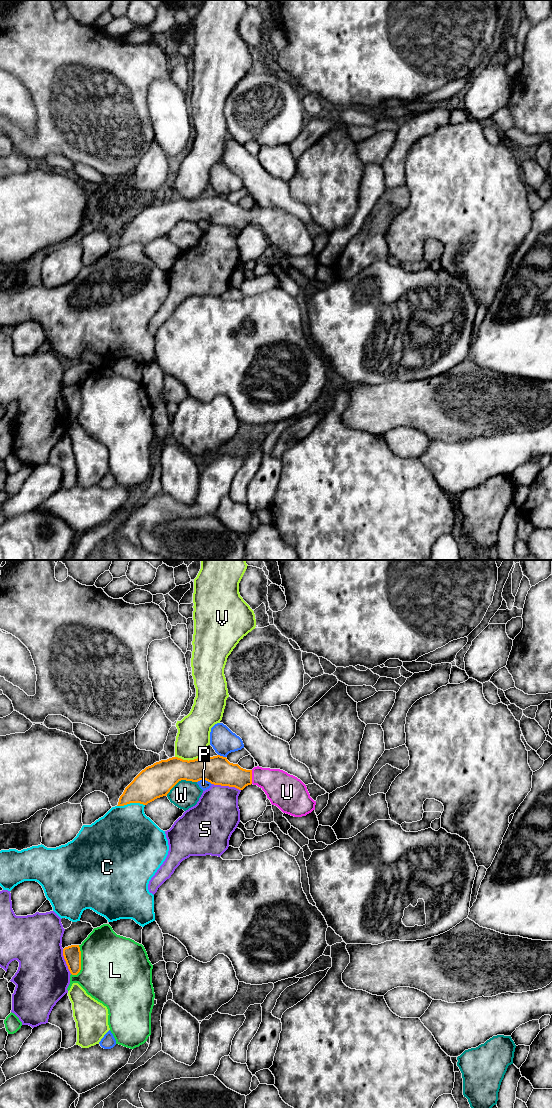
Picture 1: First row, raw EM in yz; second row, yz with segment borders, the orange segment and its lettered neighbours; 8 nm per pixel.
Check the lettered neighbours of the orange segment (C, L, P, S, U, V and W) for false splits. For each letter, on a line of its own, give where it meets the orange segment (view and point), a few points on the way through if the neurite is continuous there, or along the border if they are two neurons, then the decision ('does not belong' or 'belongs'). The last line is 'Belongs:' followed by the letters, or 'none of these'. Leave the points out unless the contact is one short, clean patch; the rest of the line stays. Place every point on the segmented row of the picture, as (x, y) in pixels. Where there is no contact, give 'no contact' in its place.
C: meets orange in yz at (130, 802); does not belong
L: meets orange in yz at (80, 962); does not belong
P: meets orange in yz at (204, 779); does not belong
S: meets orange in yz at (226, 785); does not belong
U: meets orange in yz at (251, 777); runs through yz (221, 772), (237, 777), (251, 777), (266, 778), (280, 787); belongs
V: meets orange in yz at (189, 760); does not belong
W: meets orange in yz at (180, 780); does not belong
Belongs: U

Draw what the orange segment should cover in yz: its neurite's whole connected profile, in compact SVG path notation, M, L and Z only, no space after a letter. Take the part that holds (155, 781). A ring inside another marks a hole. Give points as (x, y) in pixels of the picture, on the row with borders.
M220 755L189 761L172 757L156 762L142 770L125 788L117 806L130 803L147 805L157 798L167 796L181 780L206 780L214 785L239 790L253 784L260 787L271 804L283 813L302 817L315 810L316 801L310 797L306 785L297 777L280 769L259 766L246 770Z

